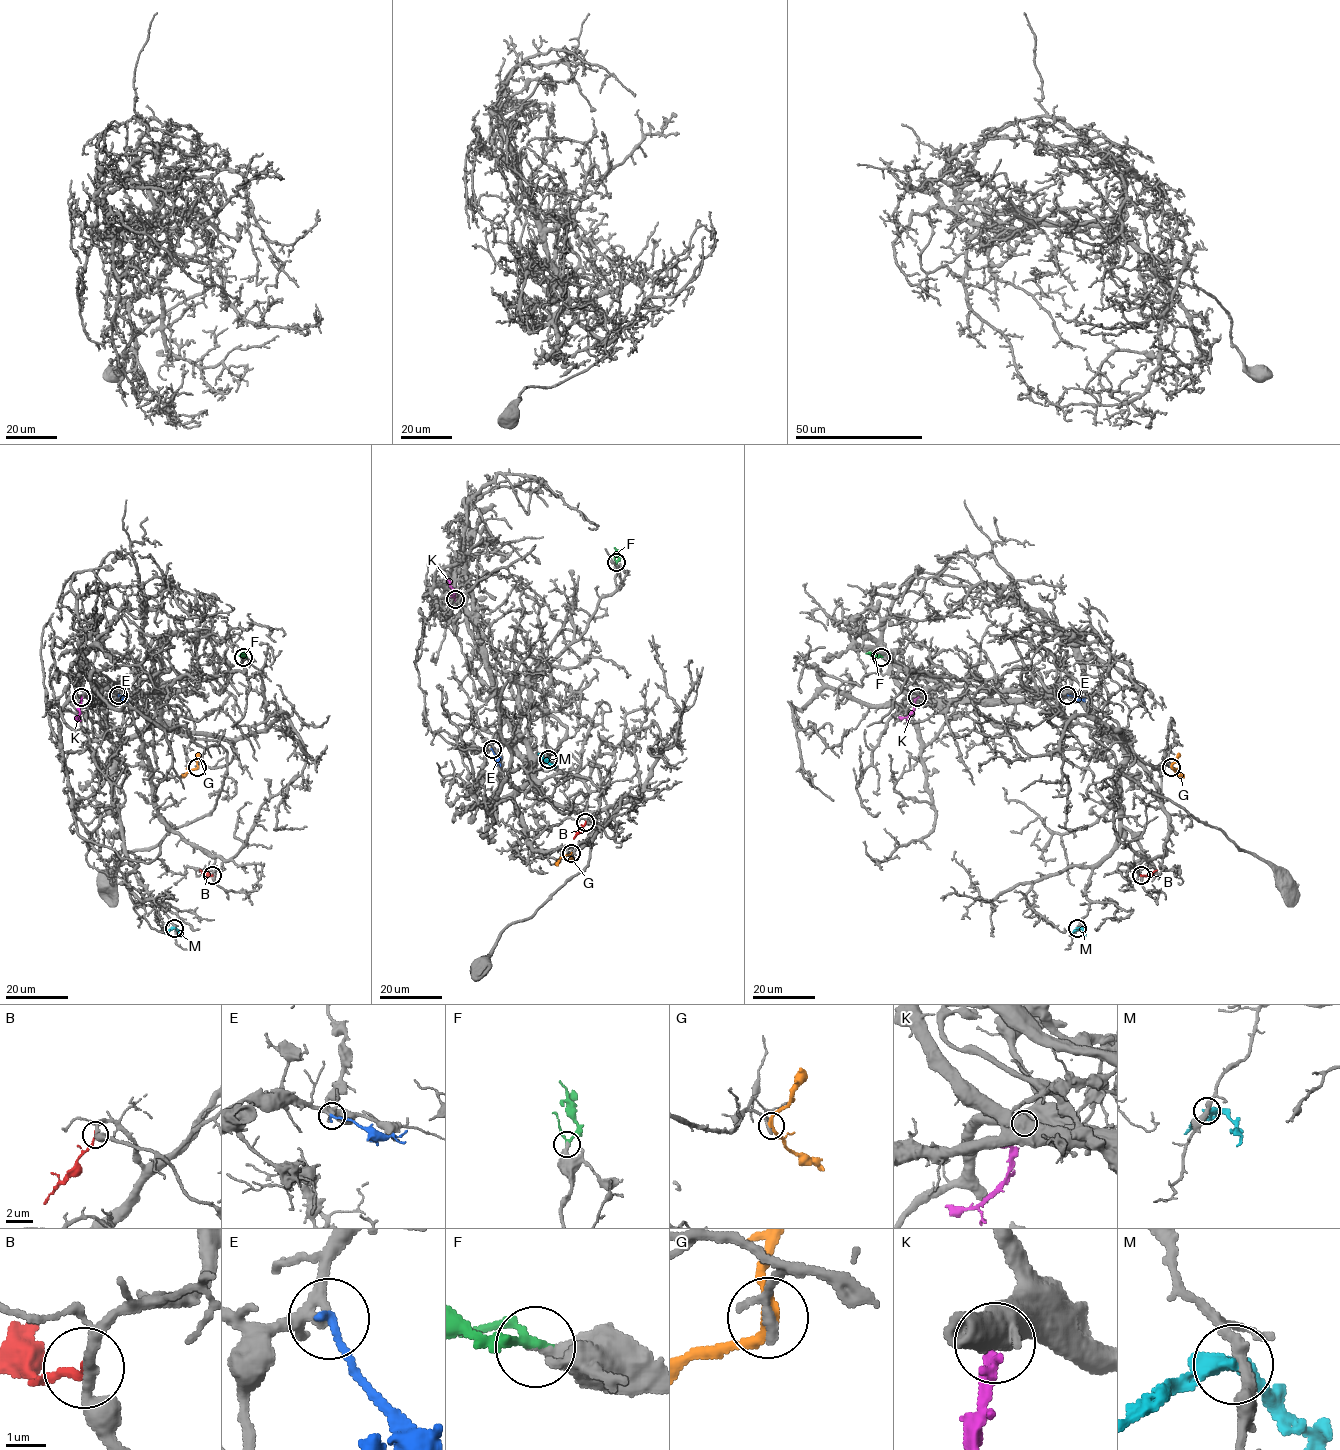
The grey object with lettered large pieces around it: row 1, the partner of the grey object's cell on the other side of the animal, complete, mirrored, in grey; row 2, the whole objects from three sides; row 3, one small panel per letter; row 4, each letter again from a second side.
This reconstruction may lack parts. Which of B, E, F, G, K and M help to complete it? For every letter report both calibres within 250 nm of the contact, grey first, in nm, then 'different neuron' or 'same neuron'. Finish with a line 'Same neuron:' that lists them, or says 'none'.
B: calibres 300 and 200 nm; different neuron
E: calibres 280 and 240 nm; same neuron
F: calibres 400 and 240 nm; same neuron
G: calibres 320 and 260 nm; different neuron
K: calibres 440 and 280 nm; different neuron
M: calibres 320 and 440 nm; different neuron
Same neuron: E, F

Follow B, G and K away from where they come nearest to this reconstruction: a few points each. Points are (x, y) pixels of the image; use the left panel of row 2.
B: (212, 875), (200, 870)
G: (198, 766), (181, 777)
K: (82, 697), (80, 713), (75, 717)

